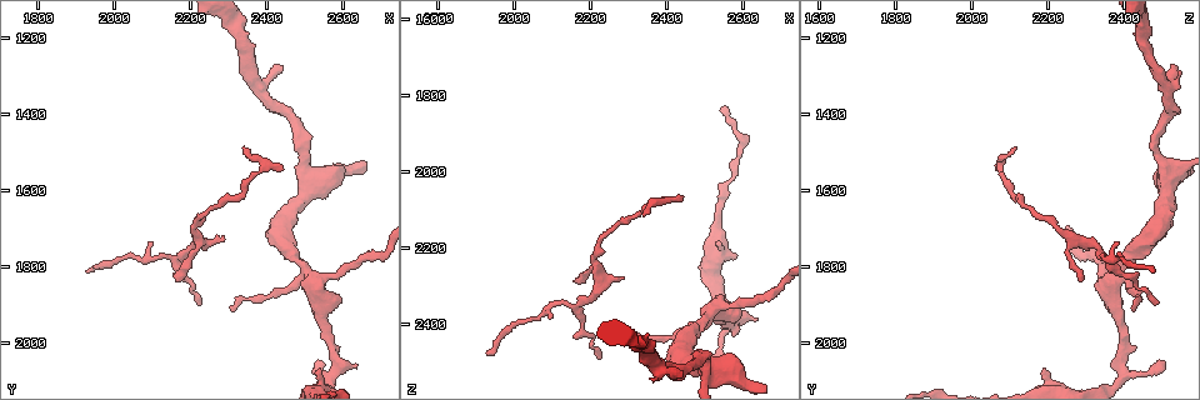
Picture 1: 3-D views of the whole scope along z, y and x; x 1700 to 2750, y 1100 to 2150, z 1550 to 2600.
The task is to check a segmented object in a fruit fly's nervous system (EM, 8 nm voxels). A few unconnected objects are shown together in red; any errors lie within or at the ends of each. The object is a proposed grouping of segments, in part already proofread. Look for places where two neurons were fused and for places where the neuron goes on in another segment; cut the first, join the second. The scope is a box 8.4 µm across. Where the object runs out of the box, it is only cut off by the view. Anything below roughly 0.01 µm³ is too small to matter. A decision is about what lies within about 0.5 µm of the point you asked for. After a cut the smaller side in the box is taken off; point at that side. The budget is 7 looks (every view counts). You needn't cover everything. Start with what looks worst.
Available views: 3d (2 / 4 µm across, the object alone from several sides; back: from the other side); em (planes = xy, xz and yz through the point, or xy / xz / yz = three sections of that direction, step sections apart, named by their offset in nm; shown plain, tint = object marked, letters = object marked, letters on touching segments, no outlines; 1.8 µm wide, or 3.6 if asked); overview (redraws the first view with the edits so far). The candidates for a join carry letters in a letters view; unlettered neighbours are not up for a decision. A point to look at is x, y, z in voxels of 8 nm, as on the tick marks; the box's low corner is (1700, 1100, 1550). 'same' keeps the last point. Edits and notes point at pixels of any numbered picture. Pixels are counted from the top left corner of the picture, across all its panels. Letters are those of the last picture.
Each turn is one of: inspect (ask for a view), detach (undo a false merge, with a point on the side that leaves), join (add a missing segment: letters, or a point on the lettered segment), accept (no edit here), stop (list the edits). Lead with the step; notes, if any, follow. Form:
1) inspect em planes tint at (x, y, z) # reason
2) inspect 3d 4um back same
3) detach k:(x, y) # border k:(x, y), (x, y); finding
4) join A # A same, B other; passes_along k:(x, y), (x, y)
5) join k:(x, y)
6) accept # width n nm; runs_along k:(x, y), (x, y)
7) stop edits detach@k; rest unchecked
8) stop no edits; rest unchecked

inspect em xy step 4 tint at (2535, 1850, 2350) # four-way junction

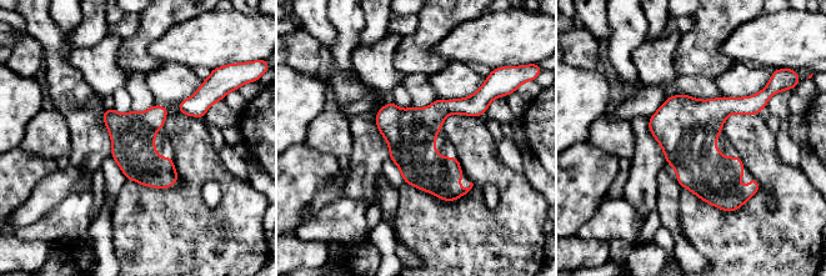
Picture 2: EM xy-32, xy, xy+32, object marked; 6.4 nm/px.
inspect em planes letters same

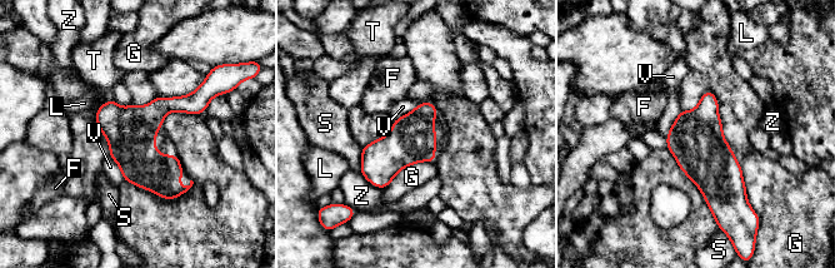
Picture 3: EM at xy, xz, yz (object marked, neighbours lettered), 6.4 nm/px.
accept # F other, G other, L other, S other, T other, V other, Z other; border 3:(681, 110), (665, 137); all the same neuron

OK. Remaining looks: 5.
inspect 3d 2um back at (2295, 1730, 2275) # thin end

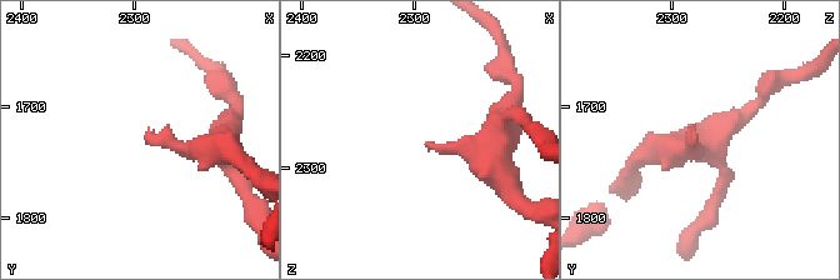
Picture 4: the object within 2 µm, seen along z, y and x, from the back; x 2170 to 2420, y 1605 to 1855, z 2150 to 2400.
inspect em 3.6um planes tint at (2290, 1726, 2280)

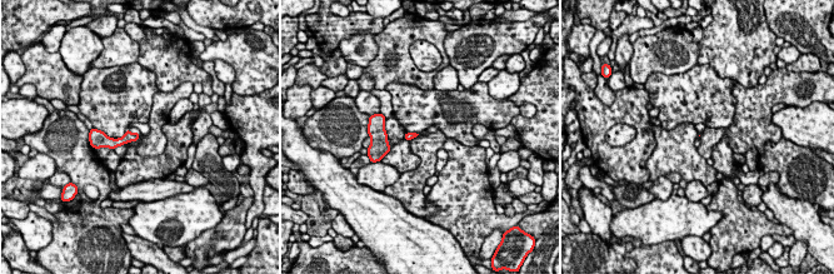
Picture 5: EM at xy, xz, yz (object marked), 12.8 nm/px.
inspect em 3.6um planes letters same

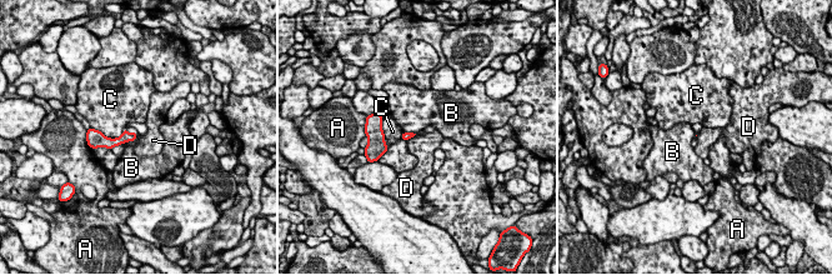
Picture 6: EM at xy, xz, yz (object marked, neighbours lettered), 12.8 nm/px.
accept # longest_contact C 400 nm; A other, B other, C other, D other; none of them fits

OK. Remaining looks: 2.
inspect em planes letters at (2440, 1275, 2540) # branch stops here

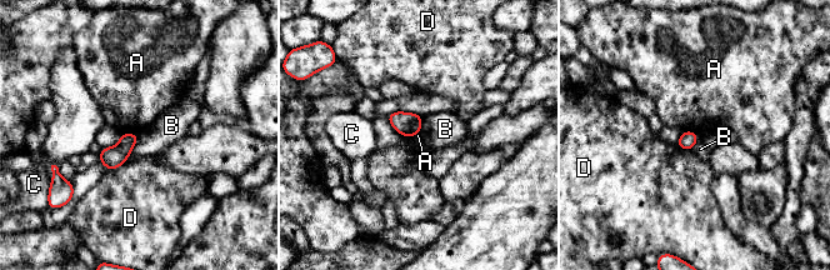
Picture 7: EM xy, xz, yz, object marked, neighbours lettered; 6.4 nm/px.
accept # A other, B other, C other, D other; no lettered segment goes on from it

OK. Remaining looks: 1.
stop no edits; rest unchecked

